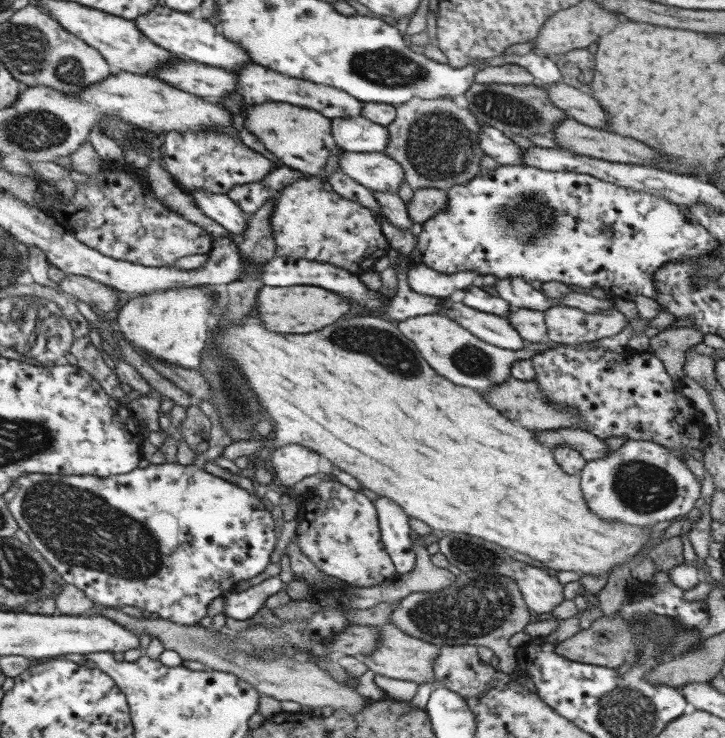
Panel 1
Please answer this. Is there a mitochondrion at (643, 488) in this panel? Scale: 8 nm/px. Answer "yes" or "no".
yes

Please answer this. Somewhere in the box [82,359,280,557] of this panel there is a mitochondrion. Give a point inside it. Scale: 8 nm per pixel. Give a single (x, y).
(232, 390)

